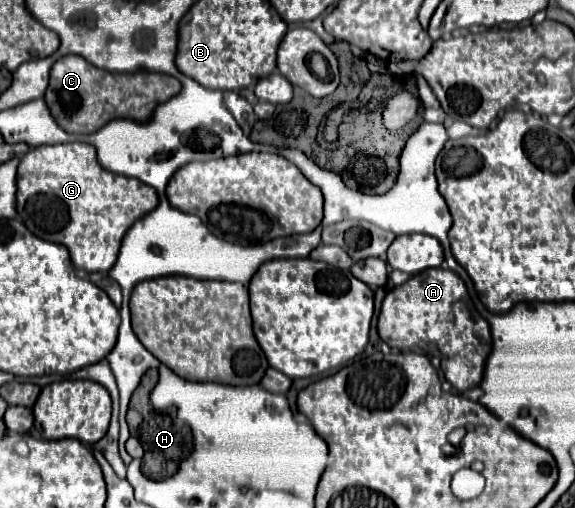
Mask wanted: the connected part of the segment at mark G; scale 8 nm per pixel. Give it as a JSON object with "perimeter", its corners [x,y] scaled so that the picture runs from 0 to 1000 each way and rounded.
{"perimeter":[[[108,281],[108,285],[70,285],[56,293],[31,325],[31,380],[28,411],[35,435],[70,470],[104,478],[122,494],[122,510],[132,530],[191,533],[202,518],[209,474],[230,439],[275,404],[275,384],[261,364],[240,352],[212,348],[174,329],[167,293],[153,281]]]}

